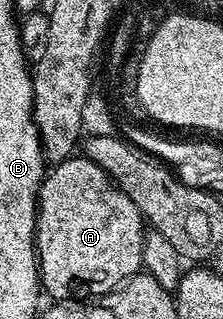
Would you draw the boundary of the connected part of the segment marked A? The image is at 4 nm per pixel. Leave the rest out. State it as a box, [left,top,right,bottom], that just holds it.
[37,154,146,302]

